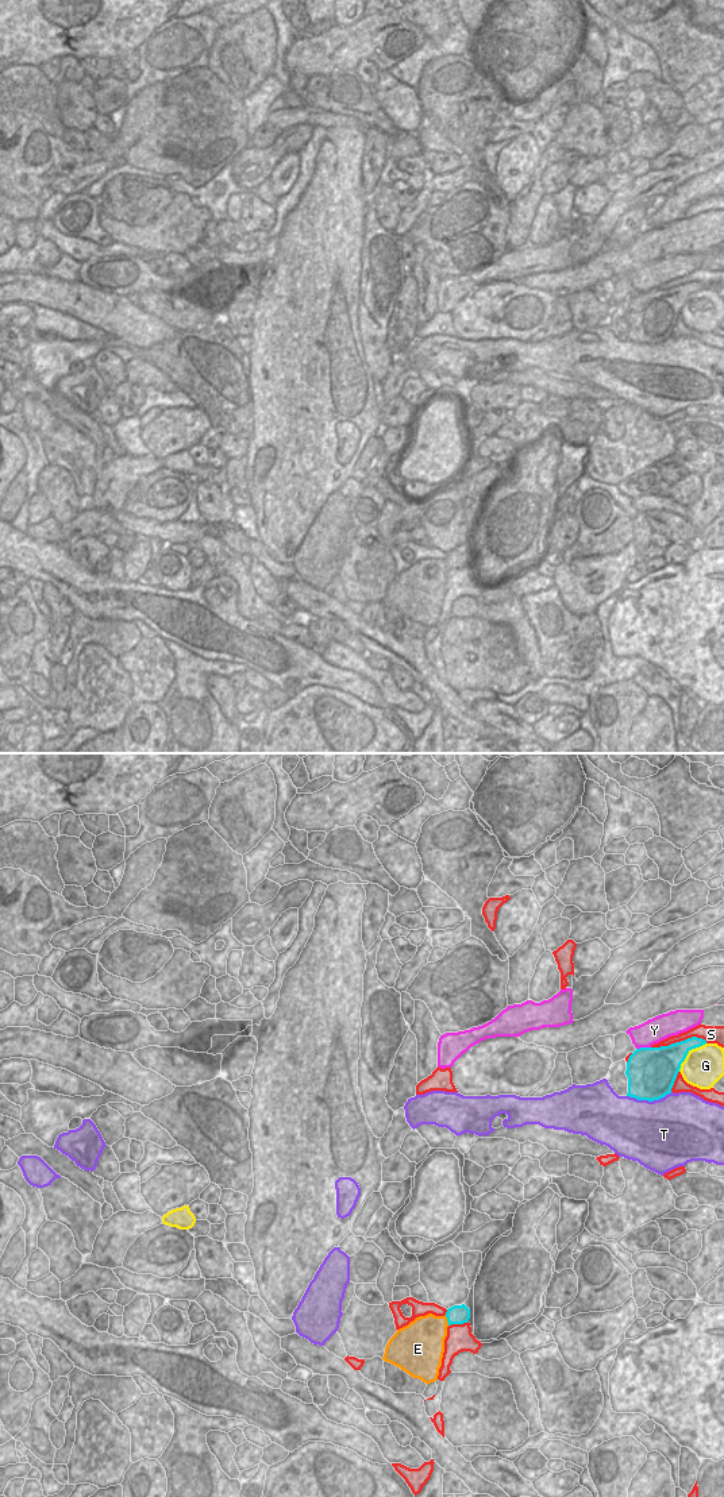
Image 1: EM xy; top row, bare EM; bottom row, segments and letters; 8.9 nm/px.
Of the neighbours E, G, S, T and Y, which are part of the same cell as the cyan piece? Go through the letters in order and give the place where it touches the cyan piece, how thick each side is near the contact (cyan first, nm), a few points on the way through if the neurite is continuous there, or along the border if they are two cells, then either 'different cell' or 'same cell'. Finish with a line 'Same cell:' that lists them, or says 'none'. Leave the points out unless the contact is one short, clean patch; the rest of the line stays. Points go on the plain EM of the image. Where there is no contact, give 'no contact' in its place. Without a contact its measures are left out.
E: meets cyan in xy at (447, 564); 170 nm thick on the cyan side, 360 nm on the other; runs through xy (458, 558), (447, 564), (438, 568), (424, 581); same cell
G: meets cyan in xy at (688, 296); 300 nm thick on the cyan side, 360 nm on the other; different cell
S: meets cyan in xy at (678, 286); 320 nm thick on the cyan side, 120 nm on the other; different cell
T: meets cyan in xy at (649, 344); 440 nm thick on the cyan side, 500 nm on the other; different cell
Y: meets cyan in xy at (643, 292); 440 nm thick on the cyan side, 220 nm on the other; different cell
Same cell: E

